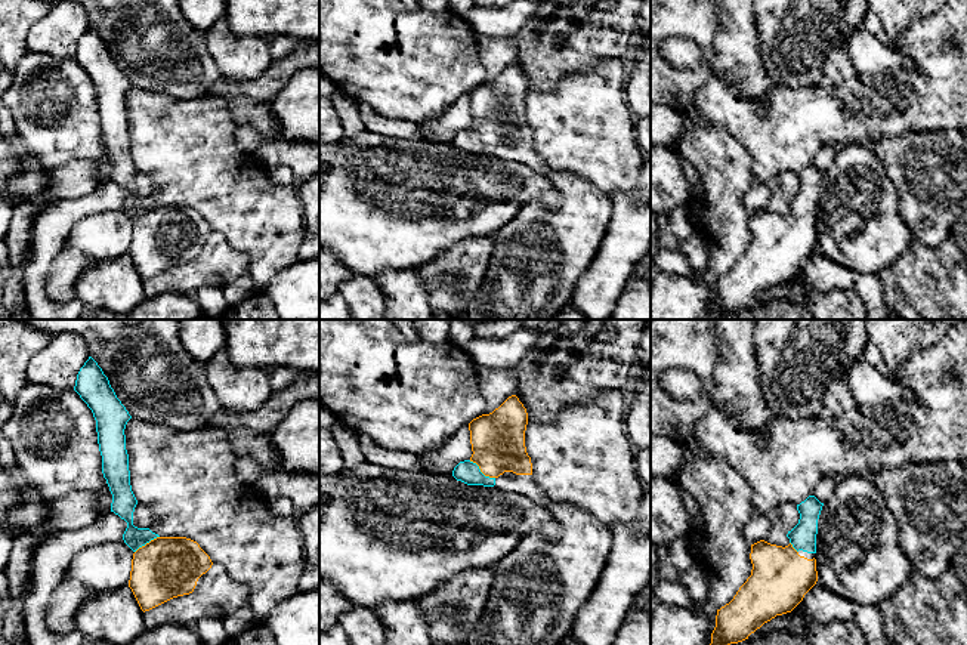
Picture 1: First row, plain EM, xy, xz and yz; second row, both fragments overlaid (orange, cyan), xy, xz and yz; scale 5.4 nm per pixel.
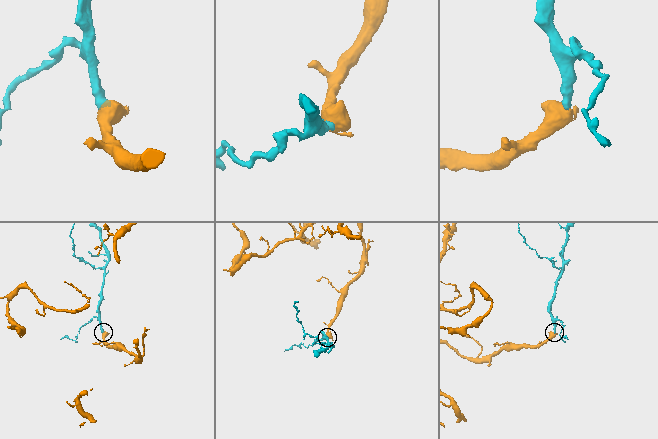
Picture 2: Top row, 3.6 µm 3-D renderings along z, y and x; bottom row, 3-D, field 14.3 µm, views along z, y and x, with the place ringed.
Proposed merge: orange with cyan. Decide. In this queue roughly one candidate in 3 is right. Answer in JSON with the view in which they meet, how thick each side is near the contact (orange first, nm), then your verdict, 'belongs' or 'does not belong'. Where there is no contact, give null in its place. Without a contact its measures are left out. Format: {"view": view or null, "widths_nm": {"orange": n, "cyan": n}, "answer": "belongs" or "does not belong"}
{"view": "xz", "widths_nm": {"orange": 300, "cyan": 120}, "answer": "belongs"}

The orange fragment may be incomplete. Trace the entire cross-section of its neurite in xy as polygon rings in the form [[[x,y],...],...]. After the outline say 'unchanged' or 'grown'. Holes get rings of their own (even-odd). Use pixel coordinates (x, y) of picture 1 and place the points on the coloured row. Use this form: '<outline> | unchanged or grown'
[[[89,357],[80,368],[74,391],[92,410],[96,420],[98,444],[102,456],[102,473],[112,494],[111,512],[127,522],[123,540],[135,552],[129,587],[132,589],[140,609],[145,612],[173,598],[192,593],[198,578],[211,568],[213,562],[200,544],[191,538],[160,537],[149,528],[138,528],[133,525],[133,512],[138,500],[130,485],[129,454],[124,435],[126,425],[132,416],[117,398],[108,377],[92,357]]] | grown

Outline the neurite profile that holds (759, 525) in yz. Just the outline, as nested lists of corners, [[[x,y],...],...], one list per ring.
[[[754,513],[748,524],[742,528],[742,534],[750,544],[763,540],[772,530],[772,518],[769,515]]]

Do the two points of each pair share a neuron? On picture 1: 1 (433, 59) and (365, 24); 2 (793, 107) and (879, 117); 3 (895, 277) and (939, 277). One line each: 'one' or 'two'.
1: one
2: one
3: one

